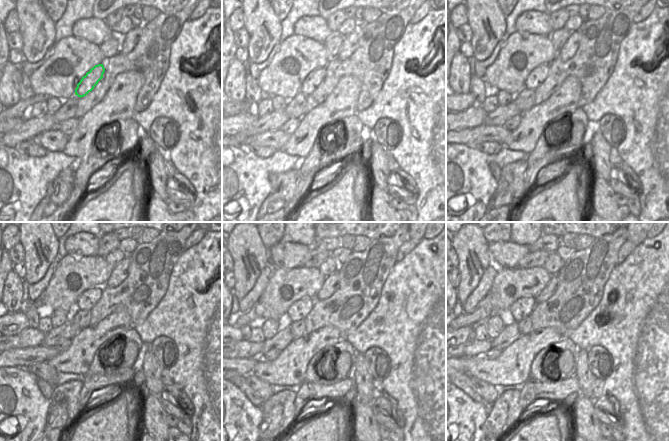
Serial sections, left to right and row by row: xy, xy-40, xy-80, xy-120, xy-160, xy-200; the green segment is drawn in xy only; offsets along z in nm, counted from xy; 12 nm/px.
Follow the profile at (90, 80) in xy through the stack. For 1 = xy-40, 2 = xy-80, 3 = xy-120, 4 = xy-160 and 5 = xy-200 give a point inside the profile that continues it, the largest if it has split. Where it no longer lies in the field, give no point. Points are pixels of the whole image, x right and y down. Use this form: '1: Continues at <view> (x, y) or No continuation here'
1: Continues at xy-40 (314, 78)
2: Continues at xy-80 (538, 75)
3: Continues at xy-120 (90, 297)
4: Continues at xy-160 (299, 309)
5: Continues at xy-200 (522, 308).

